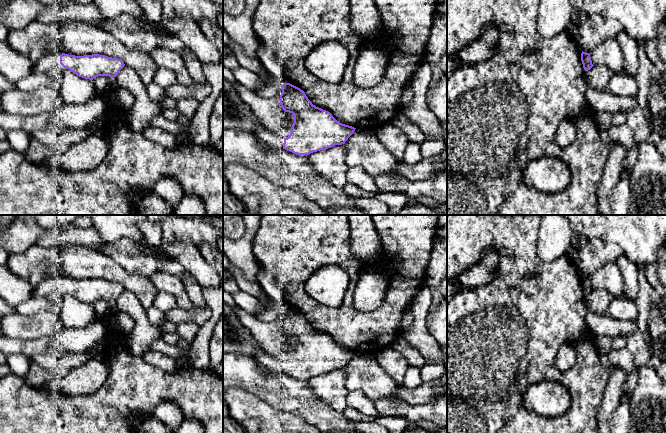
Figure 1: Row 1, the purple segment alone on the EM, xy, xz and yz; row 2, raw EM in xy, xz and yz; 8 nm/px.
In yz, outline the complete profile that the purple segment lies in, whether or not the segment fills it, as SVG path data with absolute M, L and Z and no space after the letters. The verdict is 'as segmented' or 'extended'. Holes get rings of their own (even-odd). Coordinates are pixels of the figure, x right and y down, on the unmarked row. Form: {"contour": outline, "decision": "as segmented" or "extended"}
{"contour": "M583 276L581 277L581 285L583 288L583 292L585 295L590 294L594 289L592 288L591 281L589 277Z", "decision": "as segmented"}

